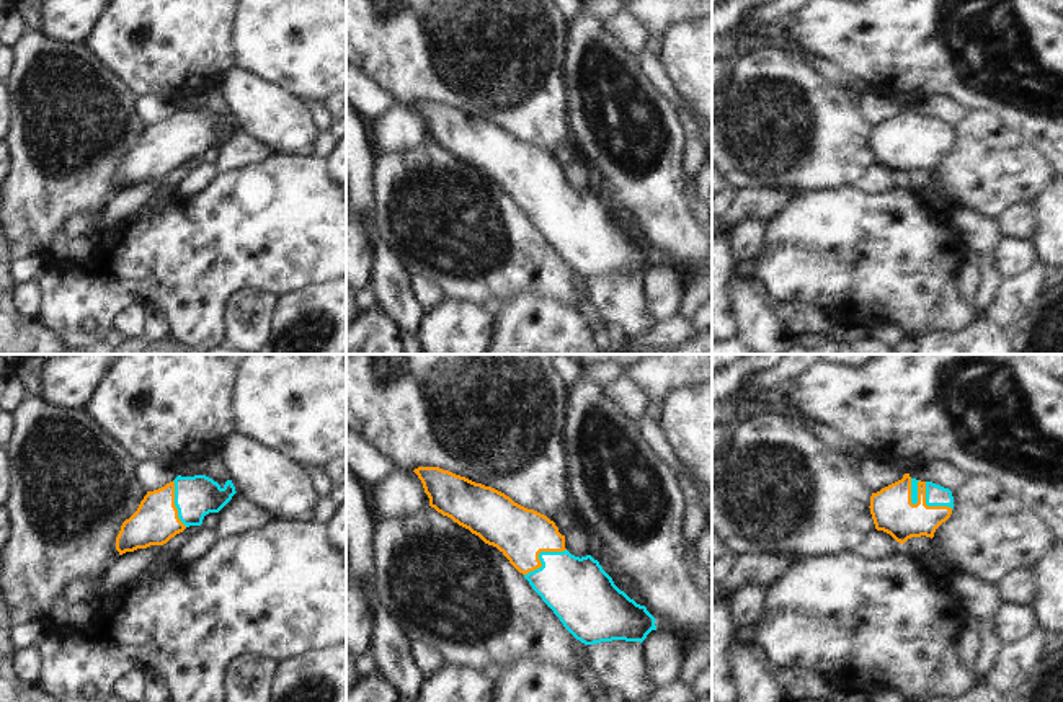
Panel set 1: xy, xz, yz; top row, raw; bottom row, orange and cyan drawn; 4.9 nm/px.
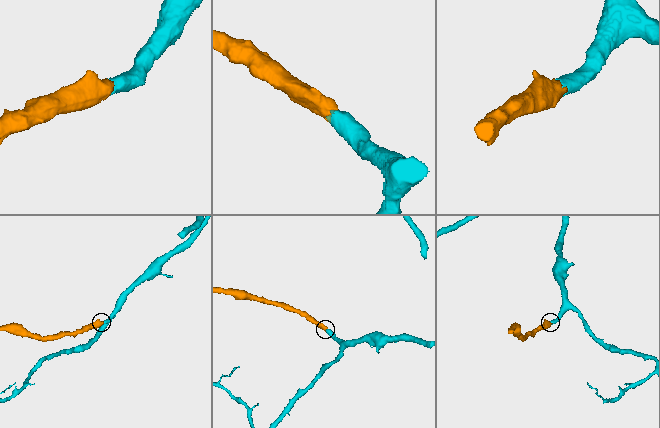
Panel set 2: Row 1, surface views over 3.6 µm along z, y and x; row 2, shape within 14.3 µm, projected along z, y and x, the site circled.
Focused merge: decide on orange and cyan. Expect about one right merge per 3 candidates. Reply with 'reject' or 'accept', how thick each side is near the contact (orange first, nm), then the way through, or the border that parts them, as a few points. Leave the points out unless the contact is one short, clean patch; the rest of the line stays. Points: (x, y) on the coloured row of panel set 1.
accept; 260 nm thick on the orange side, 300 nm on the other; runs through xz (521, 534), (538, 555), (564, 582), (575, 588)

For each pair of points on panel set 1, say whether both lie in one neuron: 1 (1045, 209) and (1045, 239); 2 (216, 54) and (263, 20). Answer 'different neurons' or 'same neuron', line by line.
1: same neuron
2: different neurons

